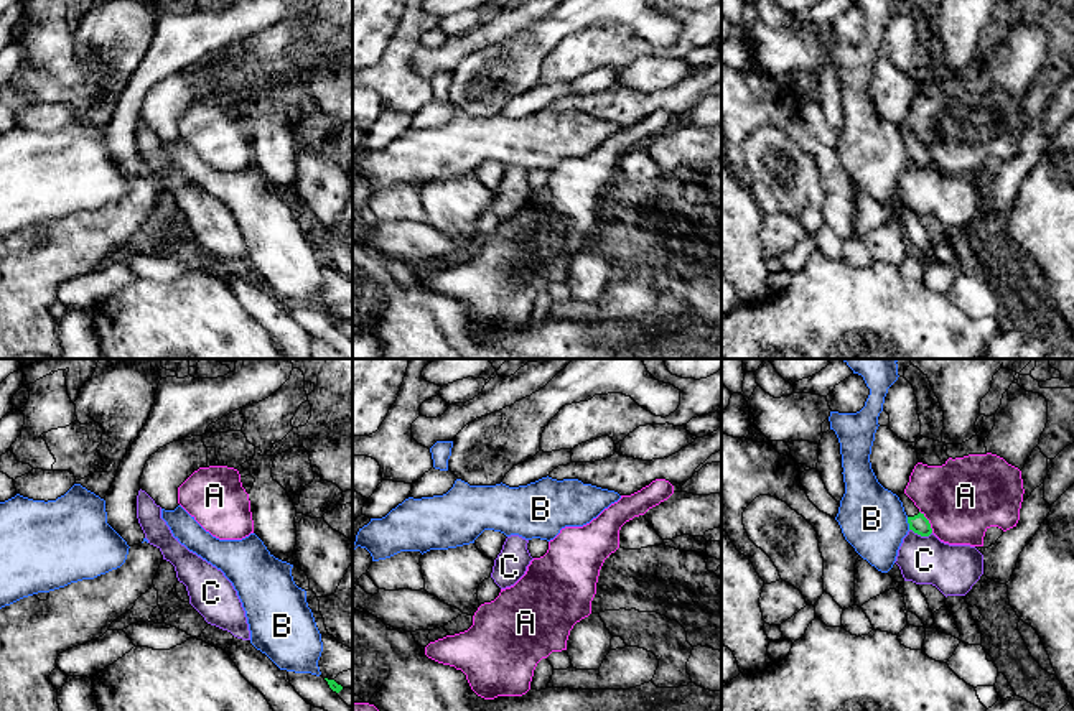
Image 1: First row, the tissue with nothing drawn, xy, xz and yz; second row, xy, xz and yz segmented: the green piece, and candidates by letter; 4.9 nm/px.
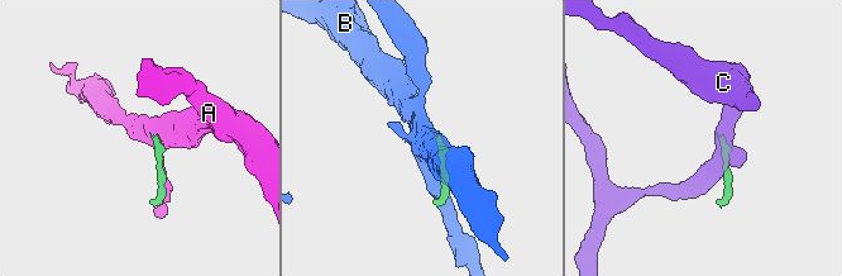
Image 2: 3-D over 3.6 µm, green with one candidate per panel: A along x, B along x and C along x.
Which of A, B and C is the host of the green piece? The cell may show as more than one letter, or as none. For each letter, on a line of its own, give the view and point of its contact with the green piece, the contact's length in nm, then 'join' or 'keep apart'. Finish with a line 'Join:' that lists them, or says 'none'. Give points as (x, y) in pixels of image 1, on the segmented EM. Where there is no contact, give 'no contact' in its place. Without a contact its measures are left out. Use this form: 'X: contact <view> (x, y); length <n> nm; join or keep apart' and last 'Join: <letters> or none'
A: contact yz (928, 522); length 130 nm; keep apart
B: contact yz (908, 522); length 70 nm; keep apart
C: contact yz (921, 535); length 110 nm; keep apart
Join: none

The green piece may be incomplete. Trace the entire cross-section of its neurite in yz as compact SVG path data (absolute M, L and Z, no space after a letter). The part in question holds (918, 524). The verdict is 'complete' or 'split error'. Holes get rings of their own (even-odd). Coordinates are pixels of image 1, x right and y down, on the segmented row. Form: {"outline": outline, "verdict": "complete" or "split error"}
{"outline": "M878 426L870 454L871 469L878 482L896 494L908 515L909 530L921 537L932 533L929 520L914 502L904 494L909 476L919 462L916 443L898 438L890 426Z", "verdict": "split error"}

